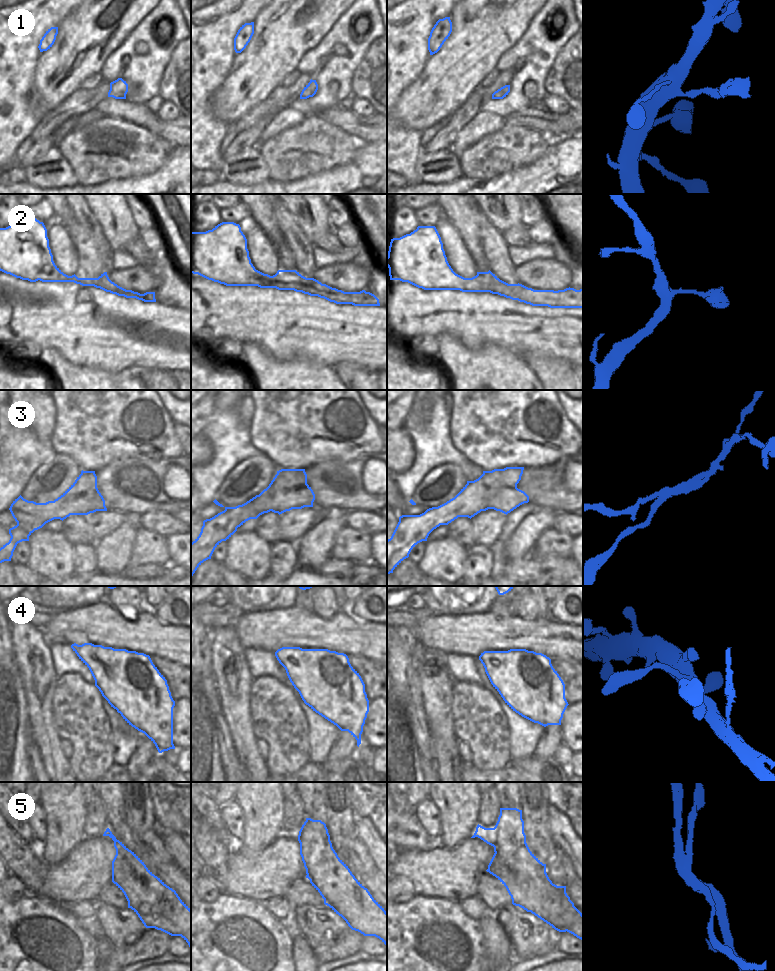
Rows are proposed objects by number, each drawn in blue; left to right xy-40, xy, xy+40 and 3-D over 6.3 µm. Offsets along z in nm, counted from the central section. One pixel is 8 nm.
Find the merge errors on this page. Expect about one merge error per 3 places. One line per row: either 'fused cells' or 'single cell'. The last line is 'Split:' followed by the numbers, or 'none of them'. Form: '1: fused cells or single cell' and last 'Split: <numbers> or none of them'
1: single cell
2: single cell
3: fused cells
4: single cell
5: fused cells
Split: 3, 5

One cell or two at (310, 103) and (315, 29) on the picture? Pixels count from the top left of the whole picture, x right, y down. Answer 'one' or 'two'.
two

